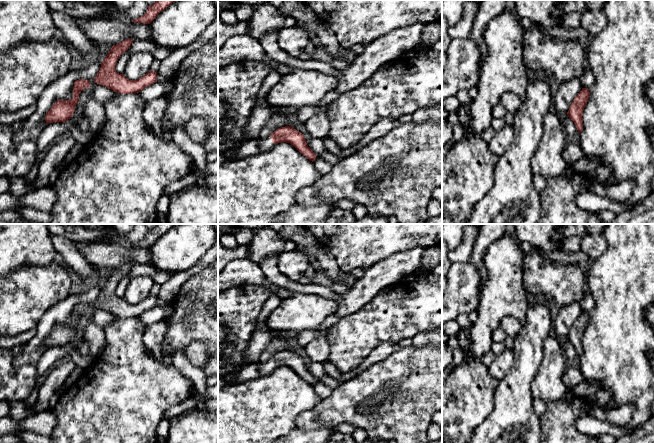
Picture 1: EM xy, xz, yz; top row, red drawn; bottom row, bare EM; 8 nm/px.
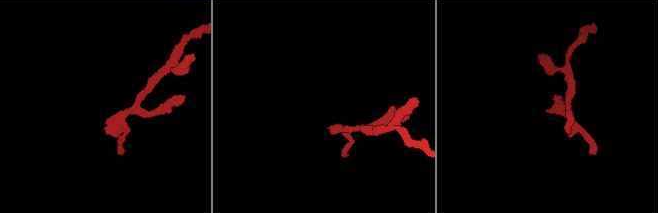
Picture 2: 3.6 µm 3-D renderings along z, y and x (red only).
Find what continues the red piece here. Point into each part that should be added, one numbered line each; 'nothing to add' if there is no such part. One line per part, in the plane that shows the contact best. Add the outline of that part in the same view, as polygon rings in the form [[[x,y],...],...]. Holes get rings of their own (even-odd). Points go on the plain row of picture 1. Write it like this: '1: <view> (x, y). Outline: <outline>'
1: xz (266, 368). Outline: [[[270,360],[264,363],[258,362],[257,367],[258,367],[258,371],[261,374],[261,376],[270,375],[275,370]]]

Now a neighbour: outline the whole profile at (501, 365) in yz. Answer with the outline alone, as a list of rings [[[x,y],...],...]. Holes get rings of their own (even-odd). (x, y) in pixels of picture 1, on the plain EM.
[[[505,349],[501,354],[495,356],[495,359],[488,367],[490,376],[495,380],[501,381],[510,371],[514,361],[513,350]]]

